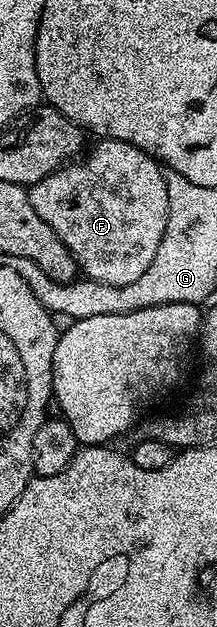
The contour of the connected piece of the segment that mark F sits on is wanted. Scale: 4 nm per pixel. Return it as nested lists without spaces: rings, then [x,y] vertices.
[[[103,138],[95,143],[83,158],[31,185],[28,197],[38,218],[62,238],[68,253],[76,259],[77,269],[87,279],[126,286],[146,274],[158,246],[162,246],[168,217],[165,169],[133,144]]]

